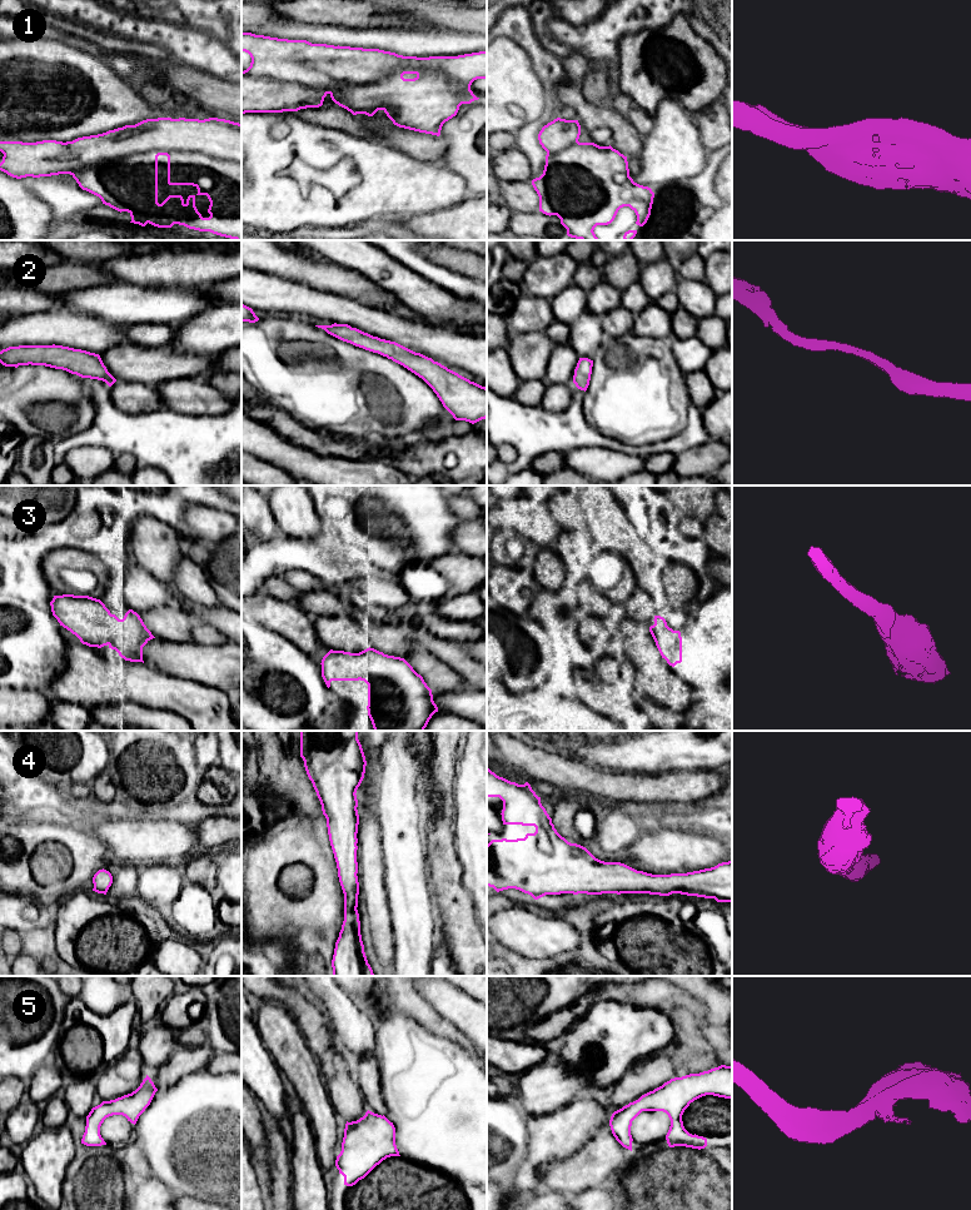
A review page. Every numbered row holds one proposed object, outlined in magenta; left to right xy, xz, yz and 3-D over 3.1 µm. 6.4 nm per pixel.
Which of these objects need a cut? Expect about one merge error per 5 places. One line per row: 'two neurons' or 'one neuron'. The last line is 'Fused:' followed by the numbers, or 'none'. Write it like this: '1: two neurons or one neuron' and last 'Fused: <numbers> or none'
1: two neurons
2: one neuron
3: one neuron
4: one neuron
5: one neuron
Fused: 1

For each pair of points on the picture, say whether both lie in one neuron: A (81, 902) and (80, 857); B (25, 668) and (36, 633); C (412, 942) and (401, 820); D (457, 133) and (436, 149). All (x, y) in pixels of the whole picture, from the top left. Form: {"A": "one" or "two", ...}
{"A": "two", "B": "one", "C": "one", "D": "two"}

